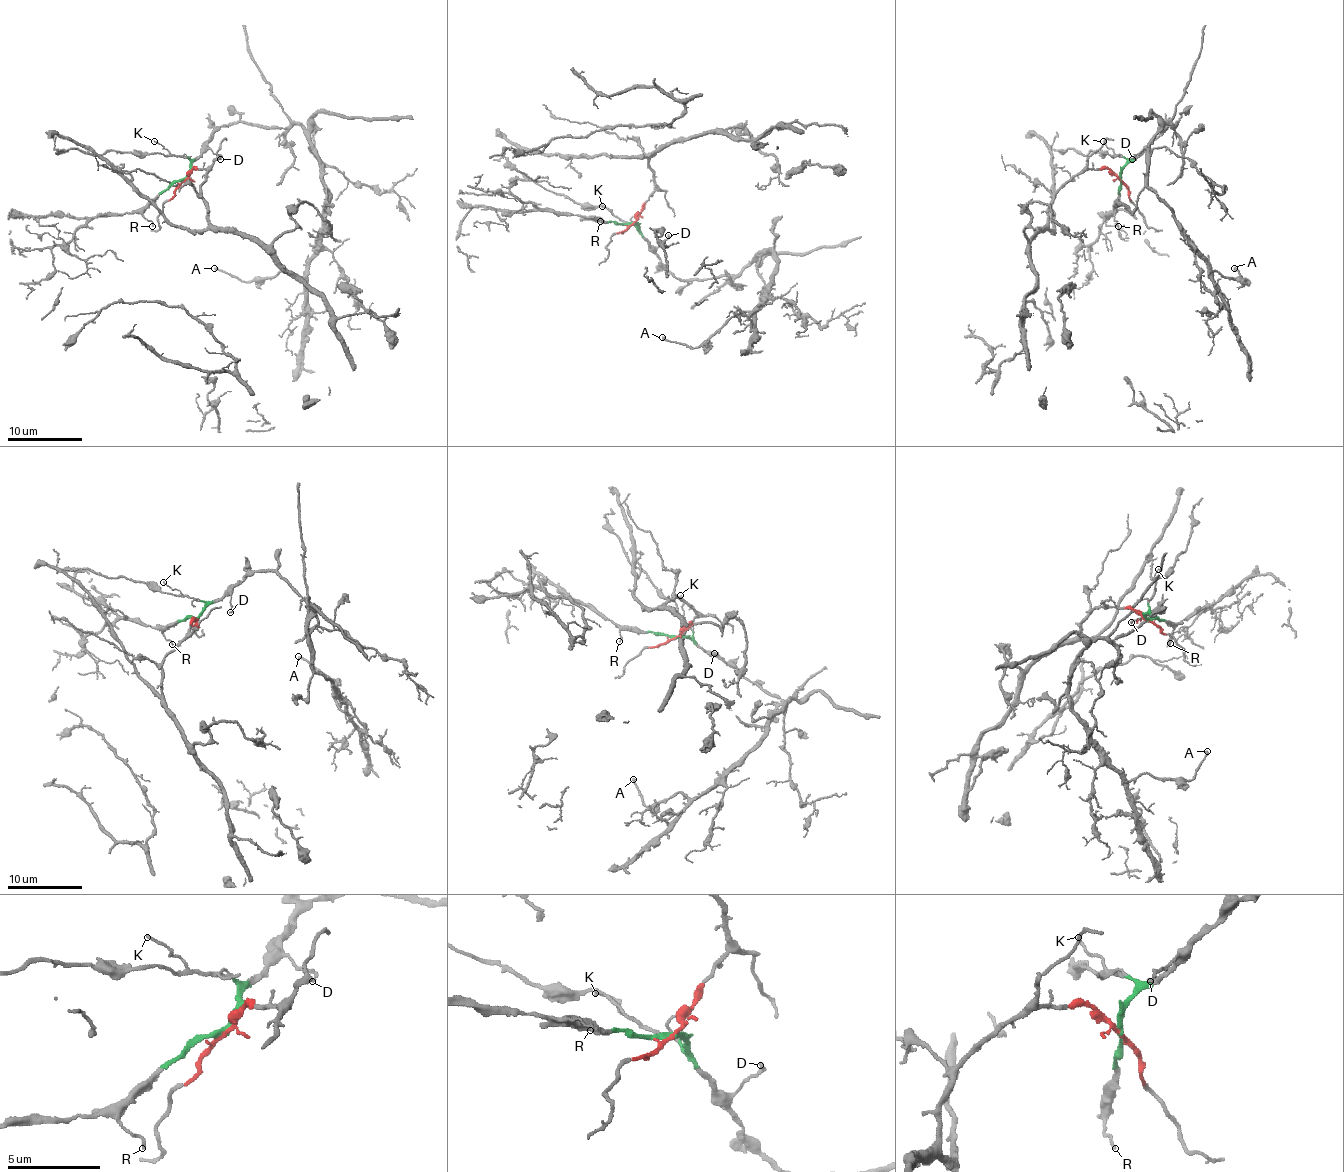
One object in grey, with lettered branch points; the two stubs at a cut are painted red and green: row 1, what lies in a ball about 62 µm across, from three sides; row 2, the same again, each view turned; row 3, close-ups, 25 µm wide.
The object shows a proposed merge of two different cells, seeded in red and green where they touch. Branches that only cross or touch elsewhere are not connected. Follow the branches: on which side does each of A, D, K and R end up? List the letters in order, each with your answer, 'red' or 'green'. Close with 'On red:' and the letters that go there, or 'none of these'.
A: green
D: green
K: green
R: green
On red: none of these

